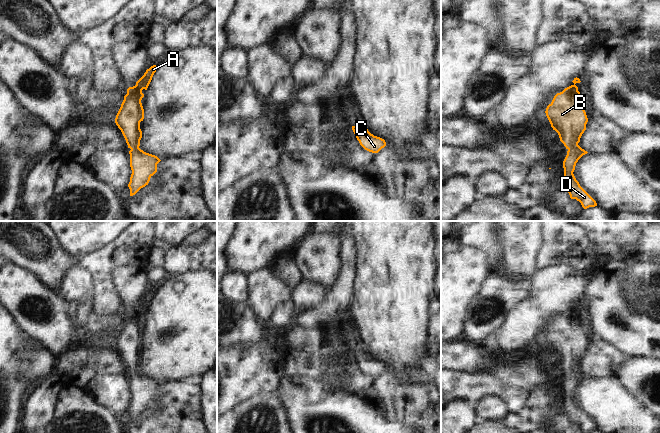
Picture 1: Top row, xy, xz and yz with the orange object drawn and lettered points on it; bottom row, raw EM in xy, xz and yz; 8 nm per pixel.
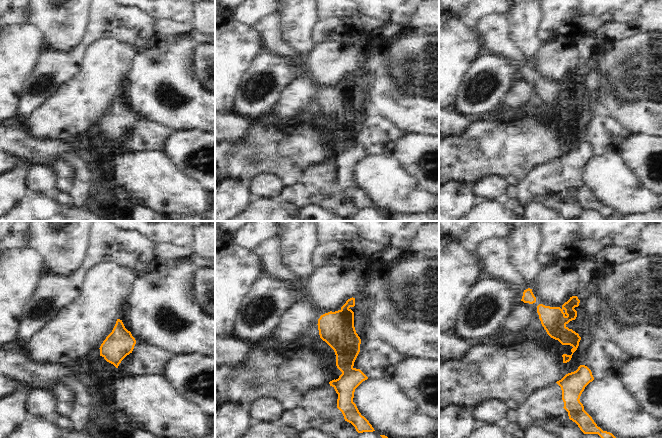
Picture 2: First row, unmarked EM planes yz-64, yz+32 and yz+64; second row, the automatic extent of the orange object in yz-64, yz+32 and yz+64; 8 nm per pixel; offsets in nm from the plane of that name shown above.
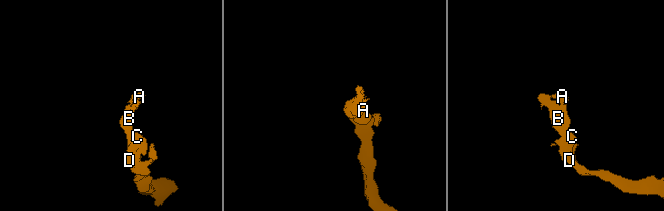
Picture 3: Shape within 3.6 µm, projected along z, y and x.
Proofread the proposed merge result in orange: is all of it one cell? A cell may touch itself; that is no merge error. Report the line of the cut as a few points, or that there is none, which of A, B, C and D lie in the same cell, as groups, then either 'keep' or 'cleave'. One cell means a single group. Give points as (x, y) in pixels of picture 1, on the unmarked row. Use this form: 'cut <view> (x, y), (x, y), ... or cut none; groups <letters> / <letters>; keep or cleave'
cut none; groups A B C D; keep

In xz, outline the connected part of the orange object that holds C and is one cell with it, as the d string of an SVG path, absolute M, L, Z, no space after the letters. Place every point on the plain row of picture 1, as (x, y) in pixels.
M356 348L352 354L360 369L369 376L378 377L386 370L385 364L371 358L364 348Z

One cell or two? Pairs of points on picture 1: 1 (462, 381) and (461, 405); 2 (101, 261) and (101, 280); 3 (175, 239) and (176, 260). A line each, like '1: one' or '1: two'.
1: two
2: one
3: two

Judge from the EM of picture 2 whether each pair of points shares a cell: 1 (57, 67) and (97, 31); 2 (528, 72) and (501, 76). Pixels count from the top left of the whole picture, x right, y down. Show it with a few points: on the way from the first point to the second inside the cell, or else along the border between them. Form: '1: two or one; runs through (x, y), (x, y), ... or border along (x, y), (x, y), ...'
1: one; runs through (67, 62), (87, 41)
2: two; border along (504, 57), (509, 57), (523, 67), (521, 76)

